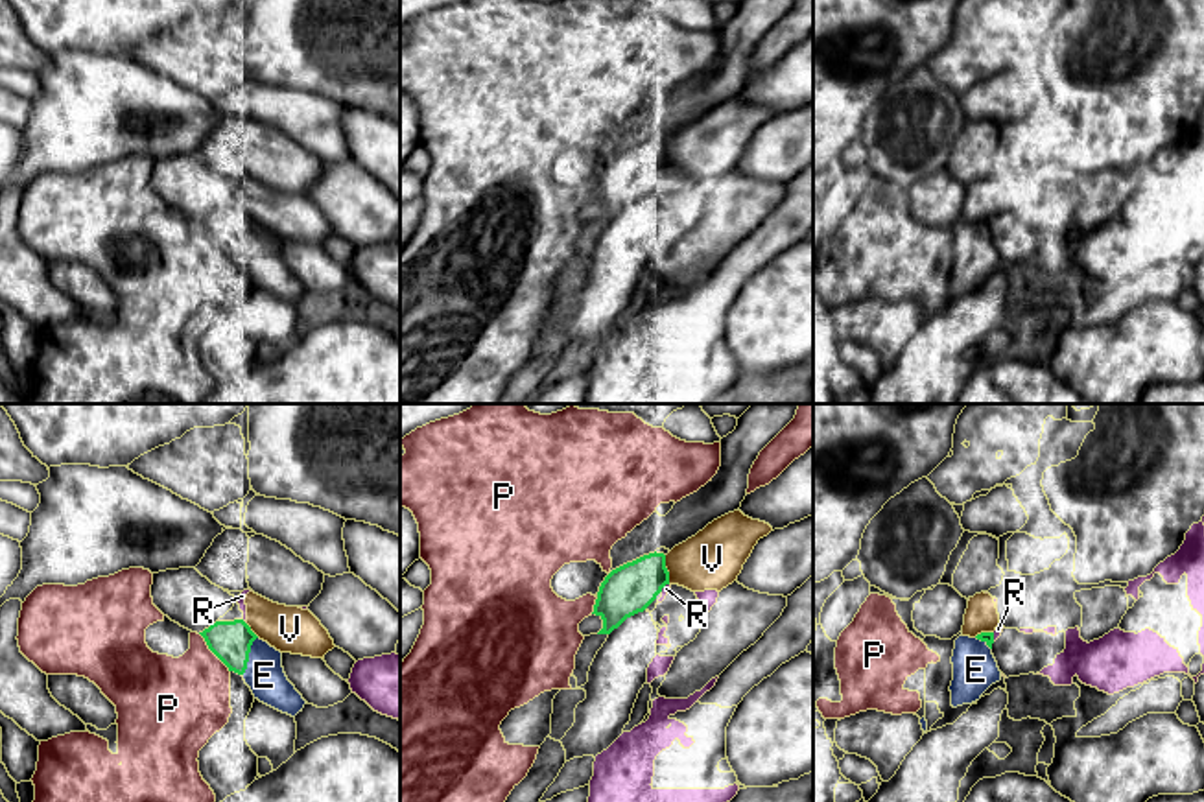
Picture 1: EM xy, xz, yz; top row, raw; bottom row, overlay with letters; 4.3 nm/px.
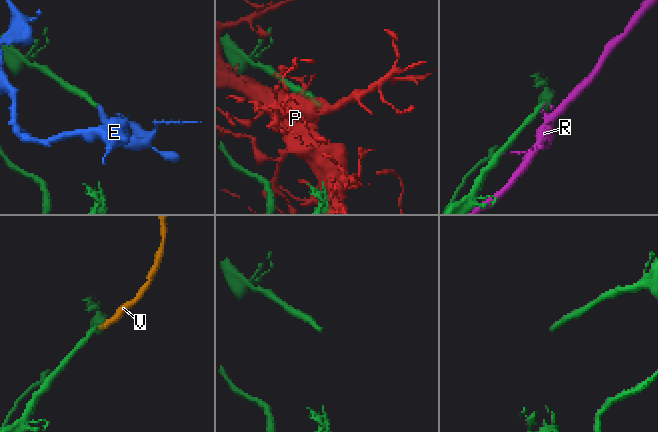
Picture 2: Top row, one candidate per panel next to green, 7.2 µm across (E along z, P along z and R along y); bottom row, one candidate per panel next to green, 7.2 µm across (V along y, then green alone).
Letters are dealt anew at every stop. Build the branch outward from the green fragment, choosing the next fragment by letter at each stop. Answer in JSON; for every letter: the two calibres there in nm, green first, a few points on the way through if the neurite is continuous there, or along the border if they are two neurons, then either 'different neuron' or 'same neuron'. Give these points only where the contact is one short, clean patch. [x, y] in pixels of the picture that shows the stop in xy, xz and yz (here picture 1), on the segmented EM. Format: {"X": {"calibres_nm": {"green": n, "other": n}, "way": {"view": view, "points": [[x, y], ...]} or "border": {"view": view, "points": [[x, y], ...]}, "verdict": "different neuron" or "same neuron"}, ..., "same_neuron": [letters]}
{"E": {"calibres_nm": {"green": 180, "other": 170}, "verdict": "same neuron"}, "P": {"calibres_nm": {"green": 180, "other": 380}, "verdict": "different neuron"}, "R": {"calibres_nm": {"green": 180, "other": 40}, "verdict": "different neuron"}, "V": {"calibres_nm": {"green": 220, "other": 260}, "verdict": "different neuron"}, "same_neuron": ["E"]}

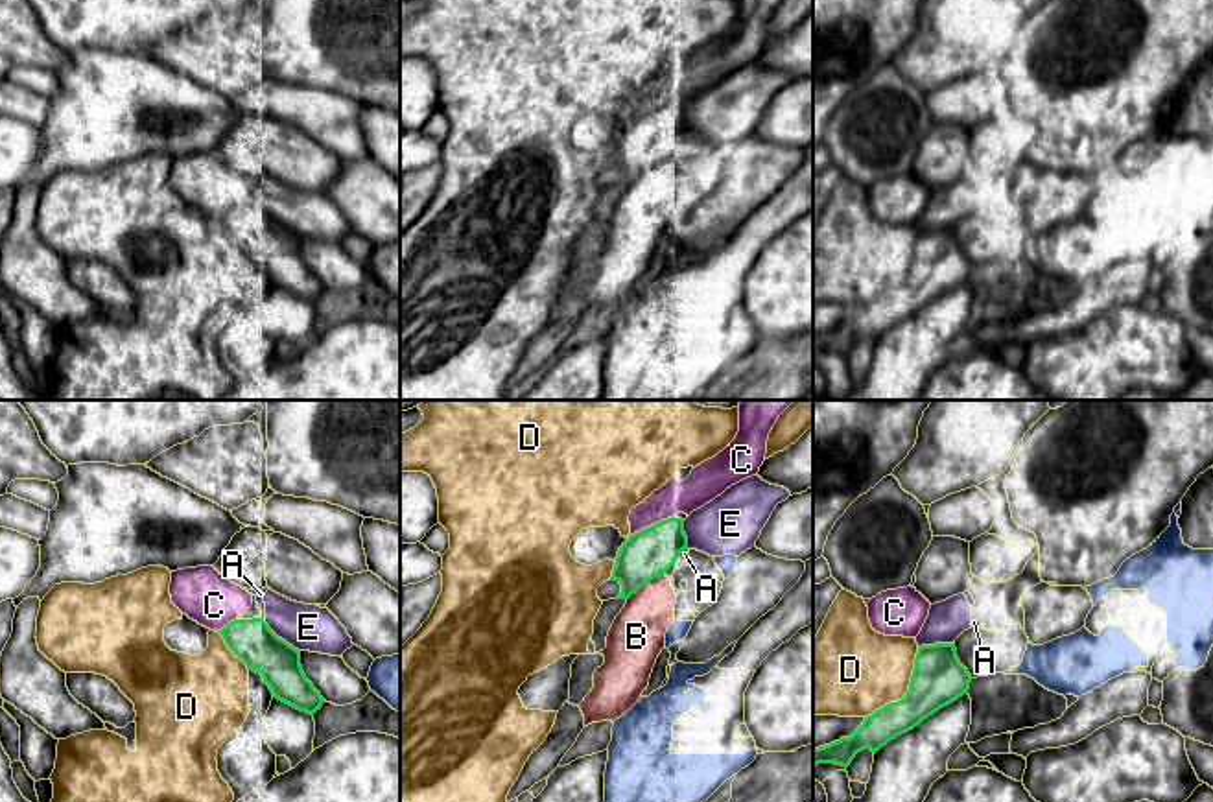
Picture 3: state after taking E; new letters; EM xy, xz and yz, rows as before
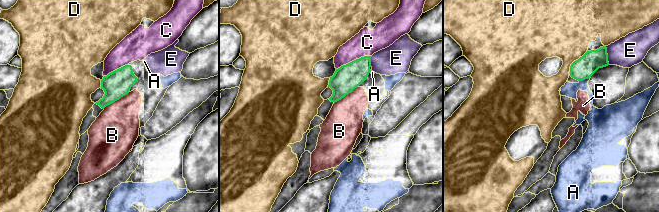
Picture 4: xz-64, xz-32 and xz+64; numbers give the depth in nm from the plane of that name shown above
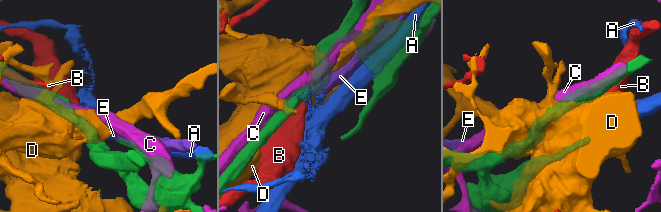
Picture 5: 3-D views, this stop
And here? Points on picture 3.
{"A": {"calibres_nm": {"green": 190, "other": 40}, "verdict": "different neuron"}, "B": {"calibres_nm": {"green": 220, "other": 240}, "verdict": "different neuron"}, "C": {"calibres_nm": {"green": 220, "other": 150}, "verdict": "different neuron"}, "D": {"calibres_nm": {"green": 240, "other": 380}, "verdict": "different neuron"}, "E": {"calibres_nm": {"green": 190, "other": 200}, "border": {"view": "xy", "points": [[264, 622], [299, 651]]}, "verdict": "different neuron"}, "same_neuron": []}

